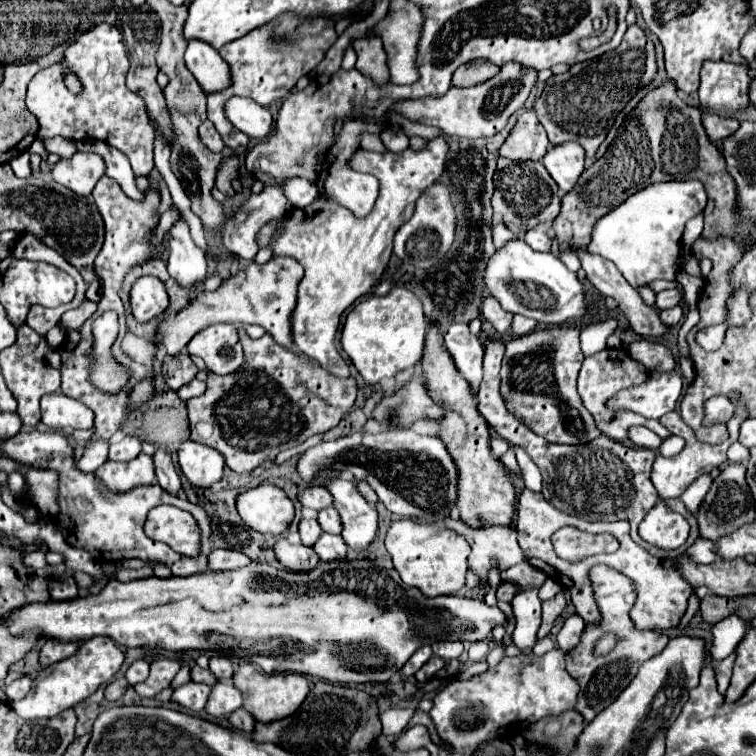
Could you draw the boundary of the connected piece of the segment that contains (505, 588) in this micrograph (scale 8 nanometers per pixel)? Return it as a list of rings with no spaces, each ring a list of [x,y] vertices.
[[[501,583],[499,585],[499,589],[497,589],[497,599],[499,601],[507,601],[507,603],[511,603],[513,601],[513,597],[519,593],[519,587],[517,585],[513,585],[513,583]]]

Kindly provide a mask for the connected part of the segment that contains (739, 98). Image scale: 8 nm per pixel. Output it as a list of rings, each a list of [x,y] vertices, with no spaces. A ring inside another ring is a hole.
[[[705,61],[701,69],[701,105],[719,115],[739,113],[749,105],[751,77],[743,65]]]

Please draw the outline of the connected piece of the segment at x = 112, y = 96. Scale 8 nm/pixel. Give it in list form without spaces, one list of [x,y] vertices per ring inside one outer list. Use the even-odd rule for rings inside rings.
[[[97,25],[83,33],[65,51],[65,65],[53,65],[39,71],[27,87],[27,109],[39,121],[39,137],[61,135],[71,141],[99,139],[117,147],[127,159],[135,175],[147,175],[153,163],[153,127],[149,125],[149,115],[143,97],[129,91],[125,85],[125,75],[129,71],[129,57],[123,43],[123,35],[117,27]],[[65,69],[73,71],[81,83],[83,93],[71,93],[63,83]]]

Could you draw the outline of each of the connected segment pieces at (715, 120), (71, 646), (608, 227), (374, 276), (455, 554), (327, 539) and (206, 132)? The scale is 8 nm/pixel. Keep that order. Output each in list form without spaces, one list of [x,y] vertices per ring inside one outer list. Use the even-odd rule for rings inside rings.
[[[705,115],[705,125],[707,125],[707,137],[711,143],[721,141],[729,135],[733,135],[733,131],[737,131],[739,121],[737,119],[725,119],[719,115]]]
[[[49,639],[43,649],[41,649],[41,667],[47,667],[49,663],[57,663],[61,659],[67,659],[69,655],[73,655],[79,647],[83,645],[83,641],[71,641],[71,643],[63,643],[57,639]]]
[[[663,181],[645,187],[627,197],[619,207],[603,215],[587,245],[589,253],[597,253],[615,263],[623,277],[633,285],[649,285],[655,279],[673,281],[681,251],[681,233],[687,219],[705,209],[707,193],[697,181]]]
[[[441,135],[427,141],[427,145],[417,151],[411,147],[403,153],[373,153],[359,149],[349,159],[349,167],[353,171],[371,173],[379,181],[379,197],[369,215],[357,219],[347,207],[337,205],[327,193],[321,193],[308,207],[292,209],[285,217],[269,221],[259,229],[257,245],[261,249],[269,247],[275,255],[291,255],[305,269],[299,283],[297,307],[293,311],[293,341],[299,351],[315,359],[331,375],[339,379],[351,377],[349,365],[335,349],[341,313],[355,299],[369,293],[381,279],[393,253],[397,229],[411,219],[415,201],[421,193],[439,181],[447,153],[449,143]],[[277,229],[281,229],[279,235]]]
[[[401,519],[389,527],[385,547],[403,583],[421,589],[427,597],[453,595],[465,585],[467,557],[471,553],[471,547],[459,533],[447,527],[425,525],[413,519]]]
[[[323,533],[321,539],[315,543],[315,551],[321,557],[321,561],[335,561],[335,559],[343,559],[347,555],[347,545],[341,535]]]
[[[205,121],[205,123],[201,125],[199,135],[201,135],[201,141],[203,141],[203,143],[205,143],[205,145],[207,145],[211,151],[221,151],[221,149],[223,149],[221,137],[217,135],[217,129],[213,127],[213,123]]]

